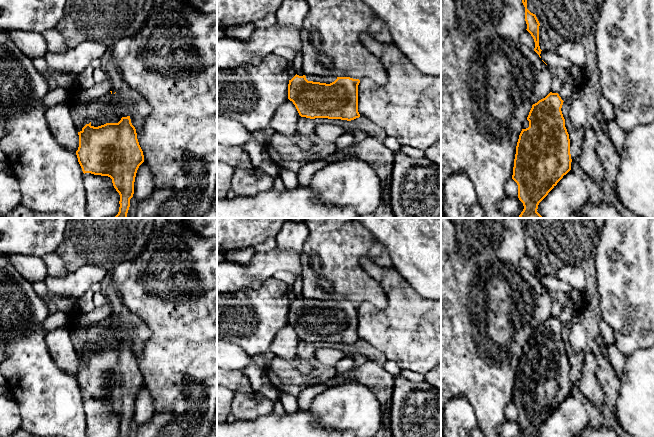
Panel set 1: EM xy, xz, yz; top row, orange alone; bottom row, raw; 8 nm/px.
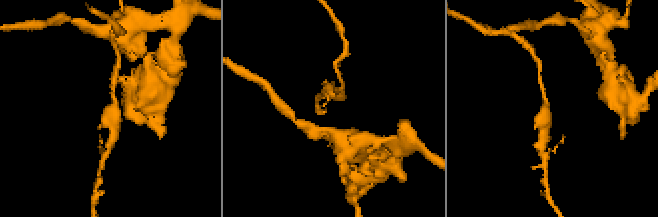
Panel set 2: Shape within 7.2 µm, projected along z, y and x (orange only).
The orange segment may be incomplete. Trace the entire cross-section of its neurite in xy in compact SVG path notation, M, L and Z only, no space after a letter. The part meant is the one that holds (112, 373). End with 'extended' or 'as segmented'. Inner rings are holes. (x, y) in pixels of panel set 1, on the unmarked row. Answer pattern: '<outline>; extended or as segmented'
M130 340L122 341L118 347L106 347L98 351L90 346L78 359L76 379L83 397L110 401L120 419L118 437L128 437L136 397L144 386Z; as segmented

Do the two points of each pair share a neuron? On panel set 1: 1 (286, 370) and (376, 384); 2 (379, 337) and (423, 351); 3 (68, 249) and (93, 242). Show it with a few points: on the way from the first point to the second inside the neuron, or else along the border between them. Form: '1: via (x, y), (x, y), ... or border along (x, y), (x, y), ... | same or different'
1: border along (337, 373), (333, 378) | different
2: via (390, 337), (407, 337), (412, 342) | same
3: via (74, 249), (87, 242) | same

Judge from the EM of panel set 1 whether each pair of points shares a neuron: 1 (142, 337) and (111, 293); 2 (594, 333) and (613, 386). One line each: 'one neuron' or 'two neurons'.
1: one neuron
2: one neuron

